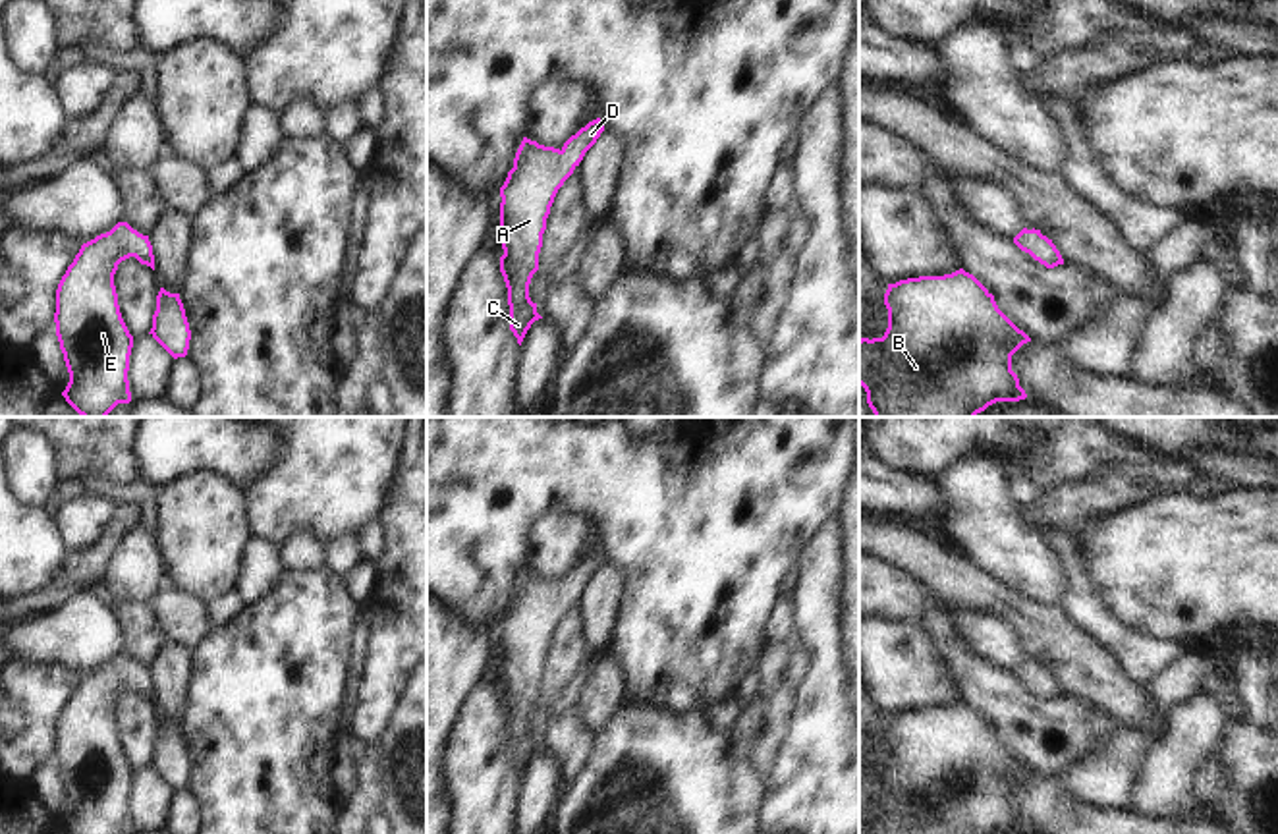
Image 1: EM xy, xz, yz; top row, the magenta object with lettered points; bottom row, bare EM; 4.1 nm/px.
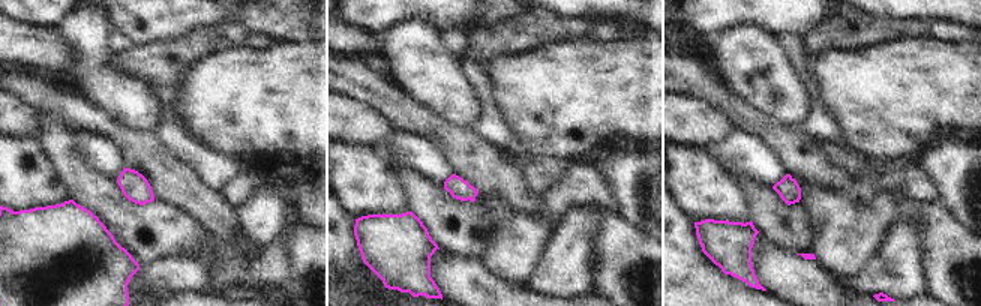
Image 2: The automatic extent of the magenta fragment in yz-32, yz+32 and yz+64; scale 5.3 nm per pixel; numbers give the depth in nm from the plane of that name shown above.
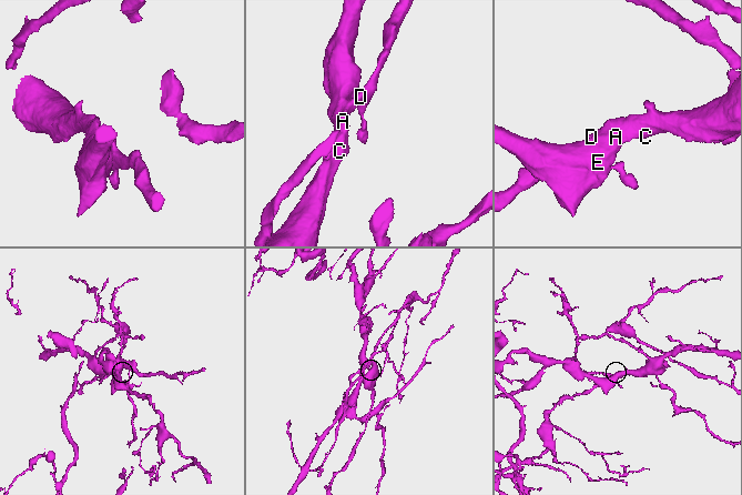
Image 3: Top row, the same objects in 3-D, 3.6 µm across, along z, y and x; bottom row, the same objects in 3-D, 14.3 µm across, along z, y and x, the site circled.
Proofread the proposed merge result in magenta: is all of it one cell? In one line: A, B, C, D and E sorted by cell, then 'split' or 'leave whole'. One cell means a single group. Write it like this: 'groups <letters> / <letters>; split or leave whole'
groups A B C D E; leave whole

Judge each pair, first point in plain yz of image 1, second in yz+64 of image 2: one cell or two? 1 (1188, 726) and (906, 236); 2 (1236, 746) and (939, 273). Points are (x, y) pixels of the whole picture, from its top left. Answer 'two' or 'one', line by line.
1: one
2: one

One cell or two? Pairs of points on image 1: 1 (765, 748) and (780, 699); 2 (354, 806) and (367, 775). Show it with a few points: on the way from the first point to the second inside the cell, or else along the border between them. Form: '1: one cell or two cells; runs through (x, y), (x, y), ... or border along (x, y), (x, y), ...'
1: one cell; runs through (771, 736), (778, 711)
2: one cell; runs through (361, 798), (367, 792), (367, 782)

